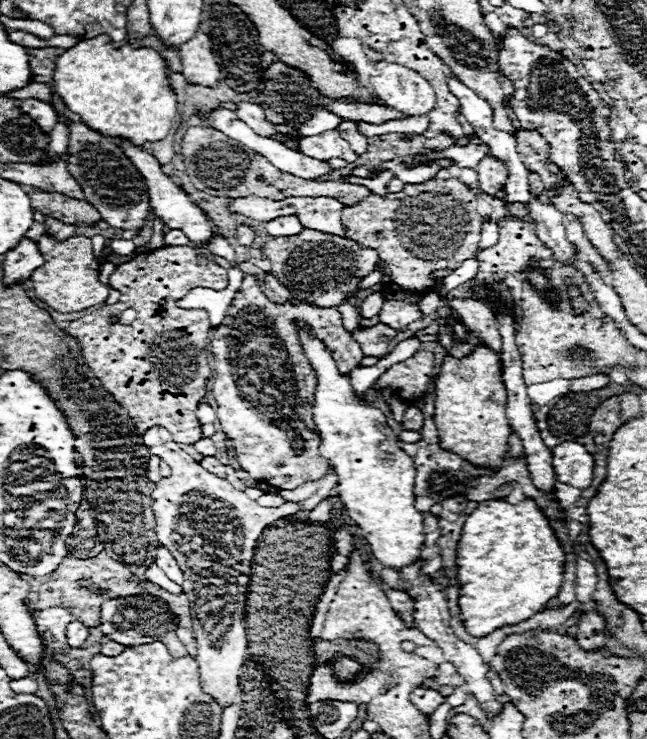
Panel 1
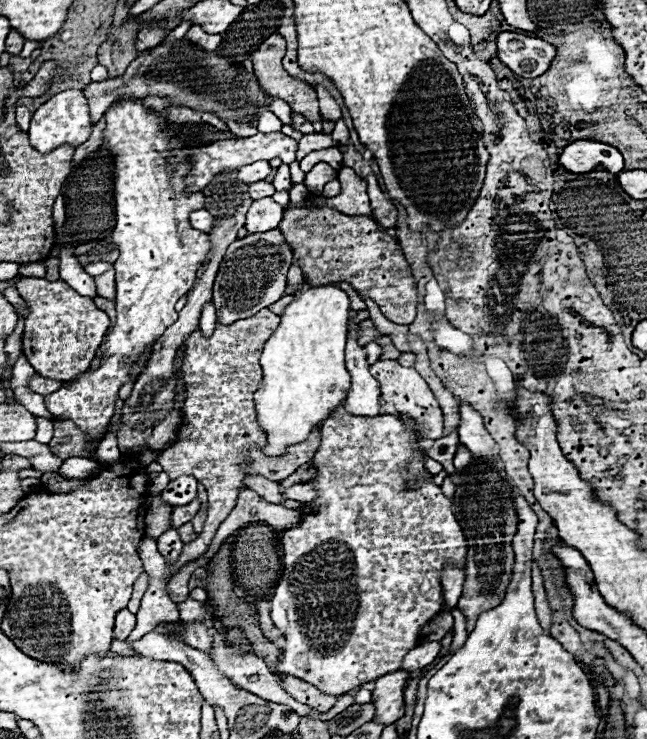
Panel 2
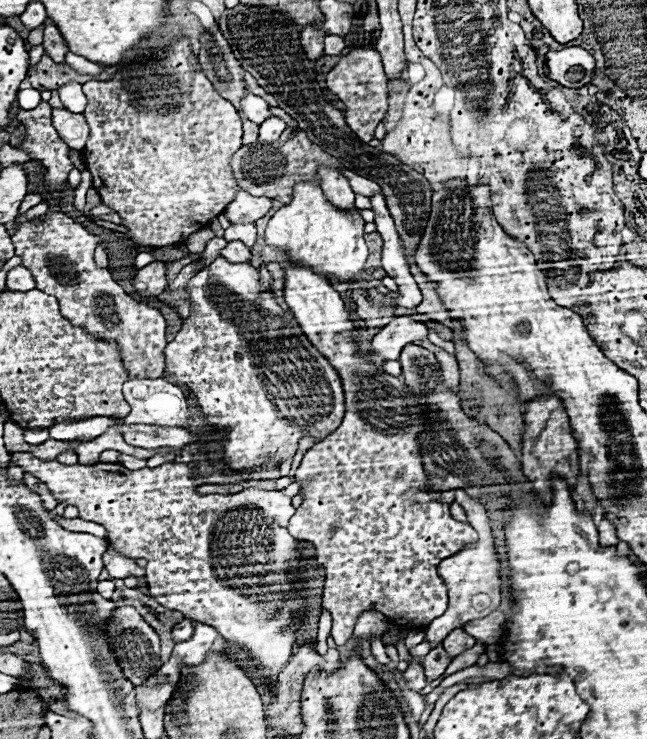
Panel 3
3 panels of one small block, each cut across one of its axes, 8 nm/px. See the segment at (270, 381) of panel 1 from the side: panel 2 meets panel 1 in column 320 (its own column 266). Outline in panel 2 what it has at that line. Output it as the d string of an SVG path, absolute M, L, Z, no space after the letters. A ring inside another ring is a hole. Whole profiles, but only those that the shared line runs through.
M262 308L250 318L236 320L234 324L216 324L216 330L210 338L204 338L200 330L192 332L186 340L186 352L184 352L184 366L182 376L186 382L186 400L184 400L184 424L178 434L178 442L174 442L170 448L166 448L160 454L160 464L168 472L170 480L174 476L182 476L182 472L190 472L198 482L202 482L208 490L208 518L204 524L204 532L190 544L184 546L182 556L172 566L166 566L166 560L160 556L160 552L154 548L152 538L144 538L140 544L140 556L144 562L144 570L150 574L150 586L148 592L142 598L140 610L136 612L138 622L132 630L130 638L126 638L126 644L132 640L138 640L138 636L144 636L146 632L152 632L156 624L160 622L178 622L178 606L170 600L166 592L168 580L164 580L166 574L174 576L186 562L202 556L220 522L230 514L230 510L236 504L238 488L242 488L244 474L262 474L268 480L280 482L288 478L298 466L308 462L316 448L320 446L320 426L310 434L310 438L302 444L294 444L288 448L286 456L270 458L260 448L264 446L264 432L260 430L256 422L256 408L254 408L254 392L260 384L260 354L264 348L266 338L272 336L272 332L278 328L280 316L270 312L268 308ZM244 458L252 458L252 464L248 470L242 470L240 464Z

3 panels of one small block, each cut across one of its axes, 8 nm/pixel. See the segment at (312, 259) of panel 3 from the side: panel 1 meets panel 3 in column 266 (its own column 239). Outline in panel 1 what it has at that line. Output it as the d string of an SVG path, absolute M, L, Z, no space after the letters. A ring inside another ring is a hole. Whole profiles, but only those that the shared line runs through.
M242 224L242 226L236 230L236 240L238 240L242 246L252 246L254 238L256 238L256 232L254 232L252 226L244 226L244 224Z

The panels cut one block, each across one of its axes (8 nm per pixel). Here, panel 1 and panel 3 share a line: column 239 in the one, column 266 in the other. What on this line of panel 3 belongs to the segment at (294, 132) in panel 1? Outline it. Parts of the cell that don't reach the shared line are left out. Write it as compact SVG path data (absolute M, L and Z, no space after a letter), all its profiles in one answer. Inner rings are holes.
M250 92L244 94L244 98L240 100L240 106L242 106L242 114L254 124L262 124L262 120L266 120L266 116L272 116L268 110L268 104L260 96L250 94Z

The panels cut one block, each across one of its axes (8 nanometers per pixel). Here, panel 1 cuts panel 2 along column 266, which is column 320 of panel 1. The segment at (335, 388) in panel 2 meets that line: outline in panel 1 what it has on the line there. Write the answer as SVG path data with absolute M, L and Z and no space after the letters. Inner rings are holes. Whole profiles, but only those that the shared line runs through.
M308 324L298 328L304 356L316 372L314 424L320 432L320 456L328 458L338 476L338 496L348 508L348 516L364 530L374 558L386 568L408 566L420 556L424 546L422 514L414 508L416 468L412 458L398 448L398 436L386 424L386 416L376 406L360 400L350 386L350 374L340 374L332 352L314 336Z

